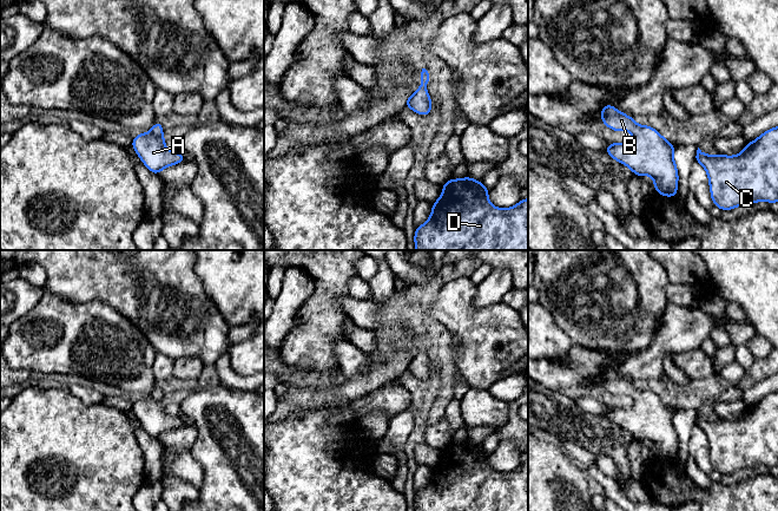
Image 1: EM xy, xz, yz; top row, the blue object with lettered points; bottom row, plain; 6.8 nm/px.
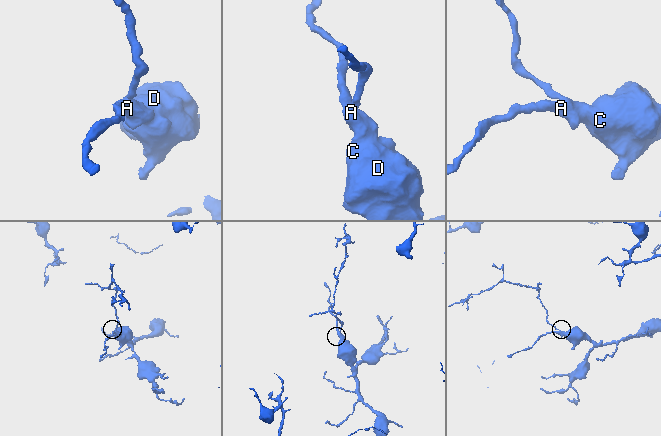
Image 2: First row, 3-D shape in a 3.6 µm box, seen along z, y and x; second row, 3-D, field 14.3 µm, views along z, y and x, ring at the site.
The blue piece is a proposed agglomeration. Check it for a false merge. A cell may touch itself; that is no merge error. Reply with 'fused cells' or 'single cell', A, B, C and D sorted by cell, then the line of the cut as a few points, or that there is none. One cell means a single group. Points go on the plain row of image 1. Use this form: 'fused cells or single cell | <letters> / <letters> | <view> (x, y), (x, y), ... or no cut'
single cell | A B C D | no cut

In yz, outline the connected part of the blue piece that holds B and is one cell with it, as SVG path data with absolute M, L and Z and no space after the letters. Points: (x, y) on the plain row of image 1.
M607 368L601 374L601 386L614 395L629 395L633 404L629 408L609 407L605 414L612 422L629 432L634 439L641 441L648 439L654 445L654 454L667 461L675 461L678 456L678 433L673 424L675 411L666 405L659 395L651 391L638 389L634 382L618 375L614 371Z

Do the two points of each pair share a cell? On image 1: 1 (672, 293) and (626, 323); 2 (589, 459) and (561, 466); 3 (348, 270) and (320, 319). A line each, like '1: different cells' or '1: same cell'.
1: different cells
2: different cells
3: same cell

